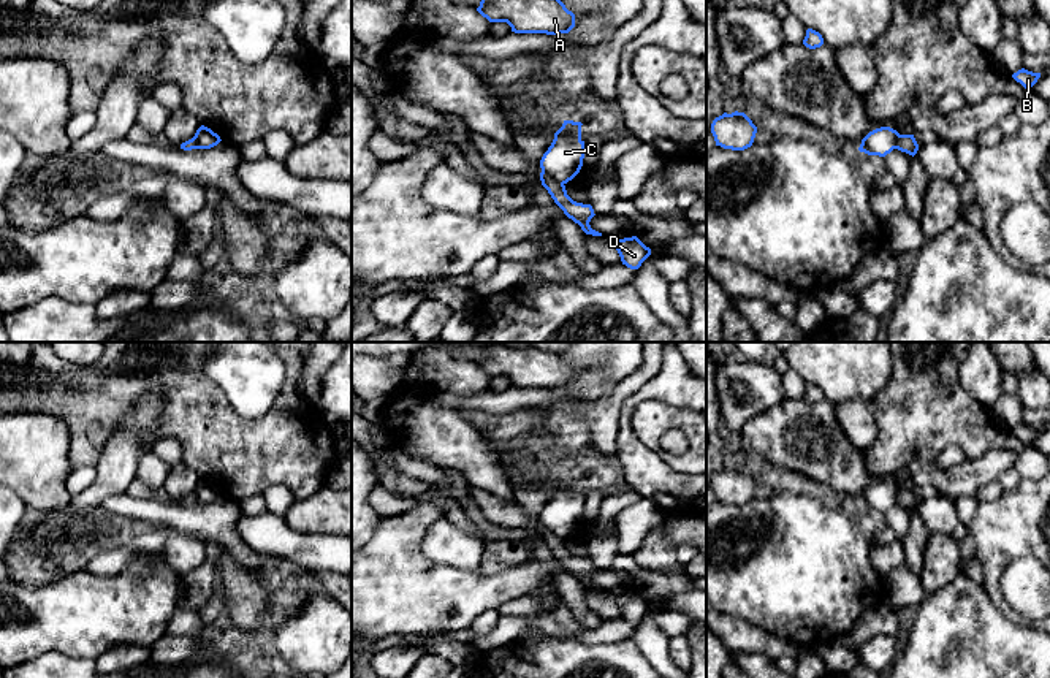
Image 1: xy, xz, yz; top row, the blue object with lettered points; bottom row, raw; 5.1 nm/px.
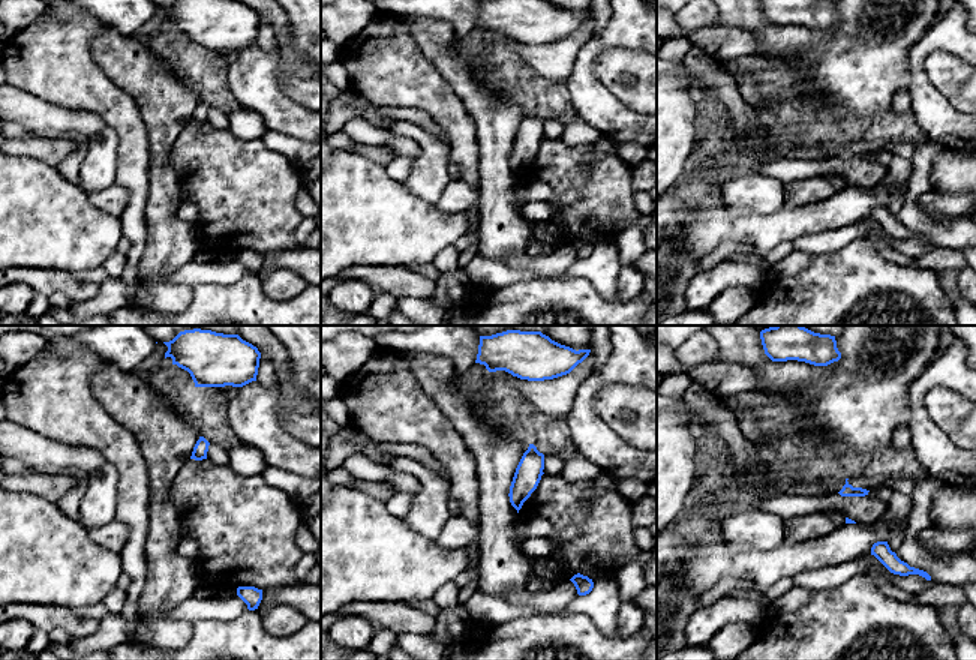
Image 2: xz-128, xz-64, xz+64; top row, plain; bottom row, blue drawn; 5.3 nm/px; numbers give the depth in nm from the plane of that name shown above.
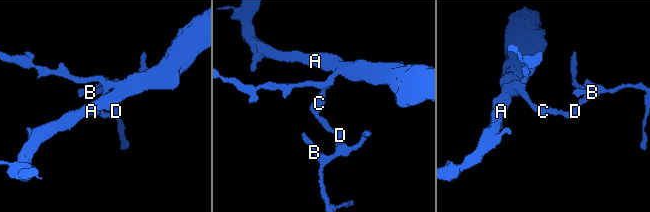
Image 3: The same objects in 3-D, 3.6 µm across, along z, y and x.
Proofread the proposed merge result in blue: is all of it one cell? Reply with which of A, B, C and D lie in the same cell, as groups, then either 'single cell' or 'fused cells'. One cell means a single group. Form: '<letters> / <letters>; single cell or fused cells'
A C / B D; fused cells

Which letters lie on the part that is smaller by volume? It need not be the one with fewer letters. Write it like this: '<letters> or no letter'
B, D

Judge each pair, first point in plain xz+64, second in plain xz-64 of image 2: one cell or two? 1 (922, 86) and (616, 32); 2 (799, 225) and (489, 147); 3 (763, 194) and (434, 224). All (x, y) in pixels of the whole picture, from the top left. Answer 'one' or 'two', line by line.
1: one
2: two
3: two

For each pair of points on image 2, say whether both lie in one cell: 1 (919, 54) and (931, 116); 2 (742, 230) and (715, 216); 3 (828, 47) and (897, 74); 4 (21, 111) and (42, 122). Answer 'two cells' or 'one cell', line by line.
1: one cell
2: one cell
3: one cell
4: one cell

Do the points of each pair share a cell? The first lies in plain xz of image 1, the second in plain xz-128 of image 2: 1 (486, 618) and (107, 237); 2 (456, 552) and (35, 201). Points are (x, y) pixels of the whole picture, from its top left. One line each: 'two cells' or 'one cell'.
1: two cells
2: two cells

